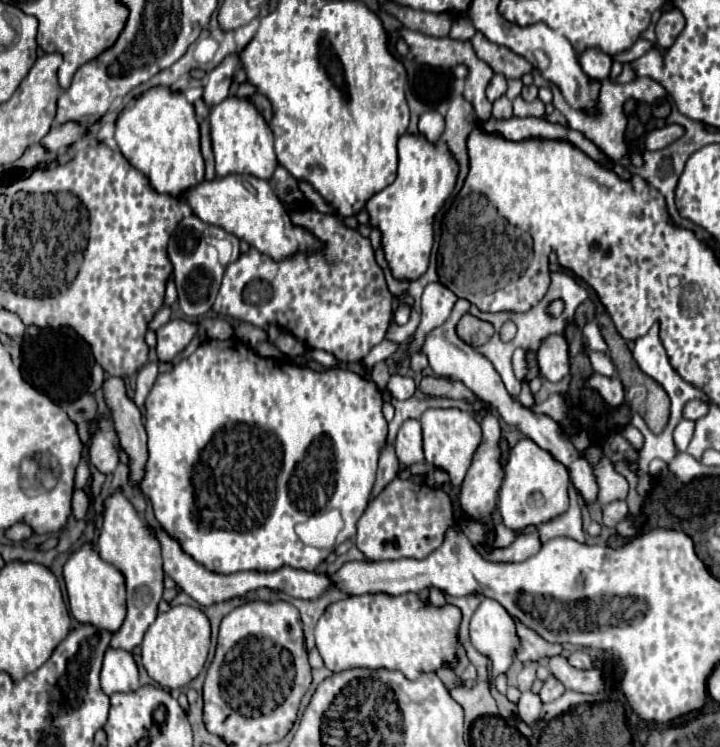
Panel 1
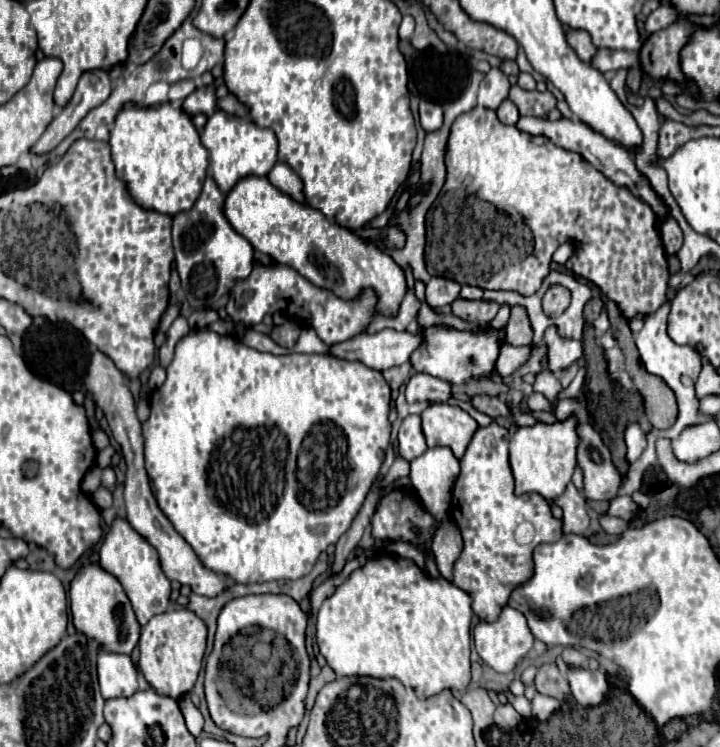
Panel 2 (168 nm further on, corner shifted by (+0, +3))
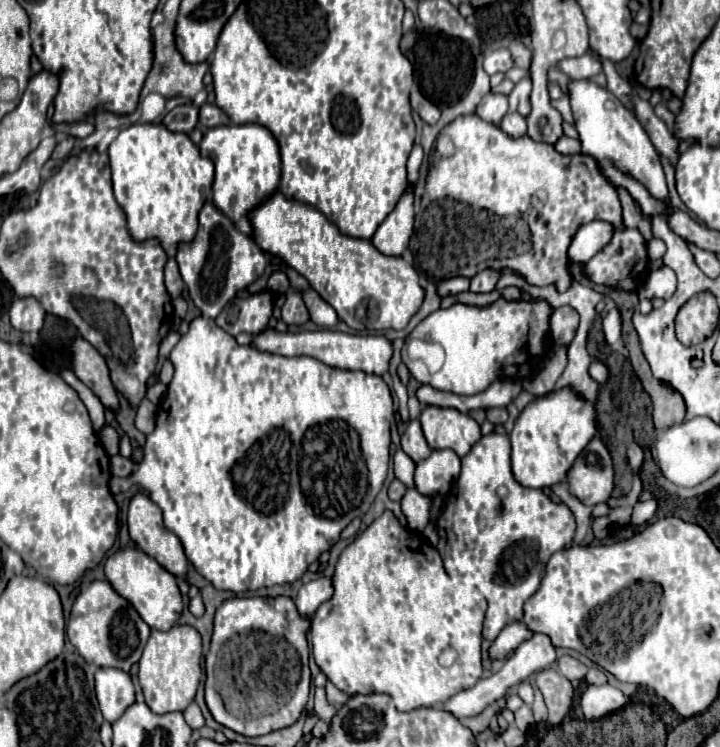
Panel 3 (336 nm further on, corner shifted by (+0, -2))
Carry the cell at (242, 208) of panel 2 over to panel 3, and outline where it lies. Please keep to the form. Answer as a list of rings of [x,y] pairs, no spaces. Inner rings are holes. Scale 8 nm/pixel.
[[[274,192],[270,198],[262,200],[250,214],[250,226],[252,226],[252,238],[260,246],[262,252],[276,256],[284,264],[292,266],[298,274],[302,274],[310,286],[336,310],[338,318],[344,320],[354,330],[384,330],[394,328],[402,330],[412,314],[420,308],[424,290],[418,282],[418,272],[406,258],[396,256],[384,256],[374,248],[370,240],[352,238],[346,234],[340,234],[338,226],[326,220],[320,210],[308,204],[300,204],[298,200],[284,198],[282,192]]]

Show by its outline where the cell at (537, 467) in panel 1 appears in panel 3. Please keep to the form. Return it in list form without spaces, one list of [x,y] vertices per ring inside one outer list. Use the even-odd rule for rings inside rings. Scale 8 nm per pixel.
[[[570,388],[546,394],[530,402],[516,420],[510,434],[512,442],[512,472],[516,482],[526,488],[550,488],[568,480],[568,470],[584,446],[596,434],[596,410]]]

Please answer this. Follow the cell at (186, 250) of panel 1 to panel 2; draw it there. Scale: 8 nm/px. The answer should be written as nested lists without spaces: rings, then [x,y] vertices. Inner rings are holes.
[[[210,173],[203,183],[202,193],[200,193],[198,201],[194,203],[194,207],[190,211],[178,213],[174,217],[172,241],[174,241],[174,253],[176,253],[176,269],[178,269],[180,279],[182,279],[182,289],[186,293],[188,303],[194,309],[206,309],[210,303],[214,303],[222,295],[226,295],[234,287],[236,281],[246,279],[254,269],[254,247],[250,245],[248,239],[244,239],[240,233],[236,233],[236,229],[226,219],[226,215],[224,215],[224,193],[218,189],[218,185],[214,183]]]

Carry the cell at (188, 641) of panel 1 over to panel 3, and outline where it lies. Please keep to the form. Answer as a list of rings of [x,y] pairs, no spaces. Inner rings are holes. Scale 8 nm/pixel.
[[[176,624],[170,630],[152,630],[144,654],[140,658],[138,680],[146,698],[146,704],[156,714],[184,710],[196,696],[196,688],[202,674],[202,638],[194,626]]]

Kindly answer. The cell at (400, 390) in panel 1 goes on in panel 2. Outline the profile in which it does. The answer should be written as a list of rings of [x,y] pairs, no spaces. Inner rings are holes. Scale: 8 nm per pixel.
[[[416,373],[410,377],[406,385],[406,399],[408,403],[414,401],[430,401],[430,403],[444,403],[452,397],[452,389],[446,381],[440,381],[426,373]]]

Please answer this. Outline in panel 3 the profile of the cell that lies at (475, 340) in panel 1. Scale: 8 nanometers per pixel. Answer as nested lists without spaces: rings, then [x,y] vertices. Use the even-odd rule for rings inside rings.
[[[492,290],[488,294],[472,294],[472,292],[462,292],[462,294],[456,294],[456,296],[448,296],[444,298],[442,306],[448,308],[456,302],[460,304],[466,304],[466,306],[490,306],[492,302],[496,302],[500,298],[500,292],[498,290]]]

